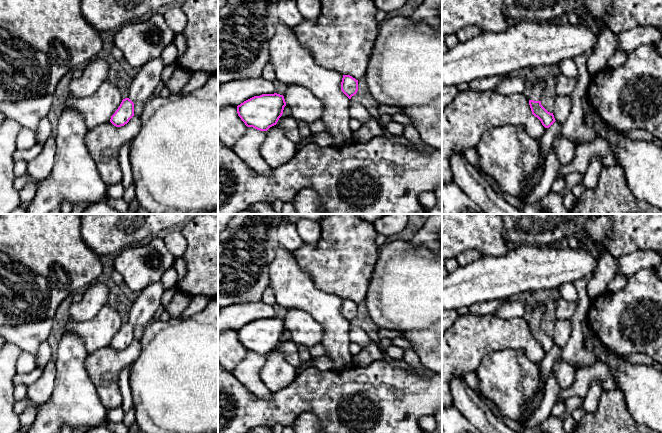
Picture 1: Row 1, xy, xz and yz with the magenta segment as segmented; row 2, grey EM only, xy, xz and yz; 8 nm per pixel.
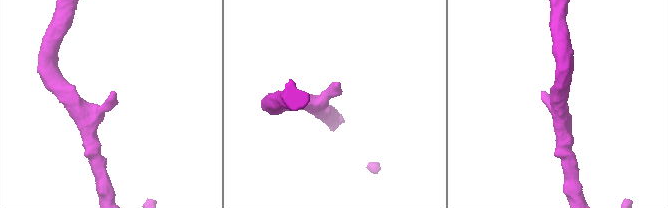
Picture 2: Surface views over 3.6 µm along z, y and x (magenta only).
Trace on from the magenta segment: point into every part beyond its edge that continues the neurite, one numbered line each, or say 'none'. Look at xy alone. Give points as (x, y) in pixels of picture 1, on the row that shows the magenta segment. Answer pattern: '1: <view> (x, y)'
1: xy (143, 85)

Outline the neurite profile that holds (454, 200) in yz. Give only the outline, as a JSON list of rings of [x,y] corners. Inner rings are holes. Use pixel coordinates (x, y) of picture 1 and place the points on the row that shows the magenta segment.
[[[453,181],[442,184],[442,214],[485,214]]]

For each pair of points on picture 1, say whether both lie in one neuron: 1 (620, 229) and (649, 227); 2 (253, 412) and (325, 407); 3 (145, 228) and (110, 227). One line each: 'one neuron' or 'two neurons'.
1: one neuron
2: one neuron
3: one neuron

